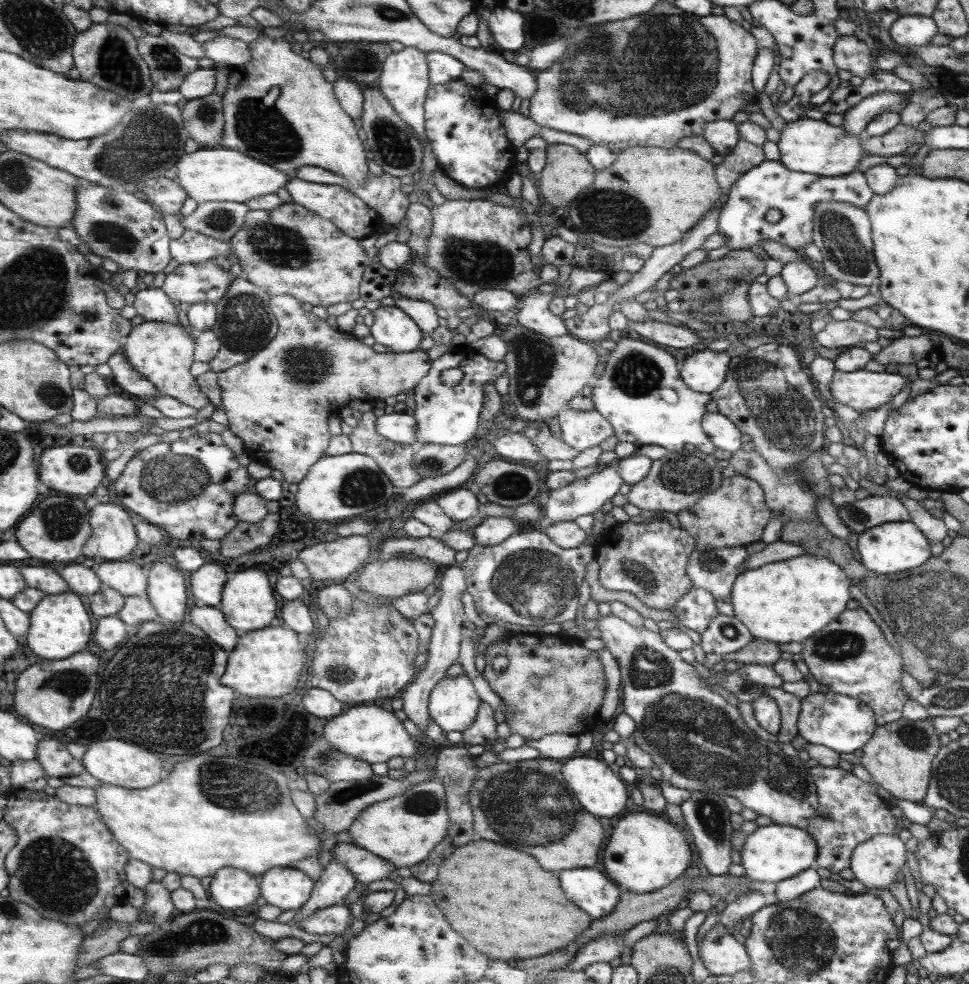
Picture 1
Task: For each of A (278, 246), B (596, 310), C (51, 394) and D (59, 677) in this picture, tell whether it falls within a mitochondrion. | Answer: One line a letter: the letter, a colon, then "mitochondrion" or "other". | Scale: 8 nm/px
A: mitochondrion
B: other
C: mitochondrion
D: mitochondrion

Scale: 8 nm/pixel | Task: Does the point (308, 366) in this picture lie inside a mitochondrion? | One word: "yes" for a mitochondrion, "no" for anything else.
yes

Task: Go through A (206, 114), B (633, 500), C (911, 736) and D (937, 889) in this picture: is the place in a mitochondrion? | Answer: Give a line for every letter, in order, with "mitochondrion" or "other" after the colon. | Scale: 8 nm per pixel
A: mitochondrion
B: other
C: mitochondrion
D: other

